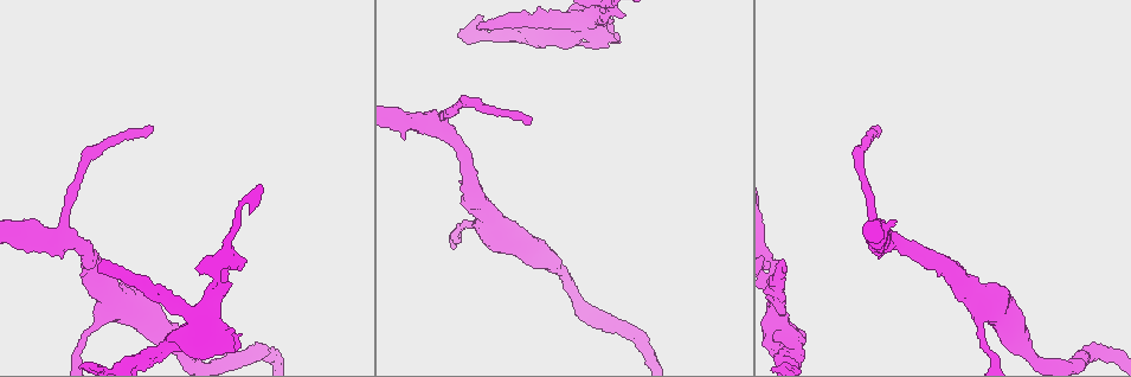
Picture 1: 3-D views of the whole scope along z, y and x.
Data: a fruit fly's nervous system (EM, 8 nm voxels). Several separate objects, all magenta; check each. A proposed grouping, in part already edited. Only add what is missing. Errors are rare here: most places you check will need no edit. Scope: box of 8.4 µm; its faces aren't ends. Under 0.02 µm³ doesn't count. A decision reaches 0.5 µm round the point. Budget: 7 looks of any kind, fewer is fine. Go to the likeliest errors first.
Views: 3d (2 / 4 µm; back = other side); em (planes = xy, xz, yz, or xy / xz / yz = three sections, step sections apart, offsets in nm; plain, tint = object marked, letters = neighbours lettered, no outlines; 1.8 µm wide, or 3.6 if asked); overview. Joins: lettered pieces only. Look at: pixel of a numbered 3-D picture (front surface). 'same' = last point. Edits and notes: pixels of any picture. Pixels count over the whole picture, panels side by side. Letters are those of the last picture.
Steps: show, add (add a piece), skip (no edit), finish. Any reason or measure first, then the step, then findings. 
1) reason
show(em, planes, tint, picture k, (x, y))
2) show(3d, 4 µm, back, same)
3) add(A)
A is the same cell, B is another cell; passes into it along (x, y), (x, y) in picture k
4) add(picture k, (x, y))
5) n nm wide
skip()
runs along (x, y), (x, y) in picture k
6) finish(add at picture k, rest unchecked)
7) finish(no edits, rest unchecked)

free end
show(em, xy, step 4, tint, picture 1, (100, 273))

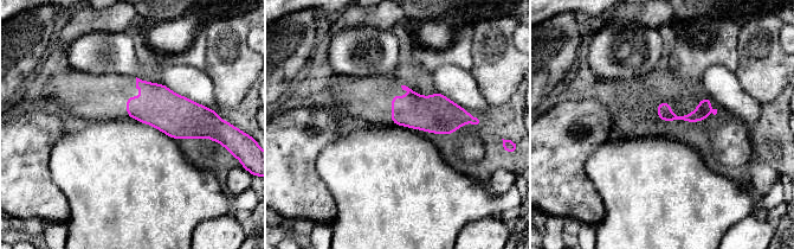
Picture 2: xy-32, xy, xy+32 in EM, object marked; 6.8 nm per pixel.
another direction
show(em, planes, letters, same)

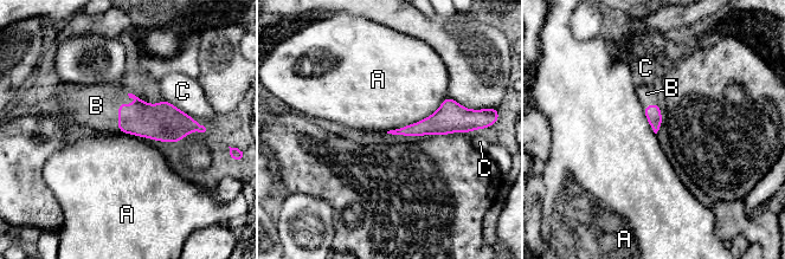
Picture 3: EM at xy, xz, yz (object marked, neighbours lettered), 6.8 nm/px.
add(B)
B is the same cell, A and C are other cells; passes into it along (143, 120), (118, 104), (96, 105) in picture 3; the neuron continues

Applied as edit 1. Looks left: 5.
show(overview)

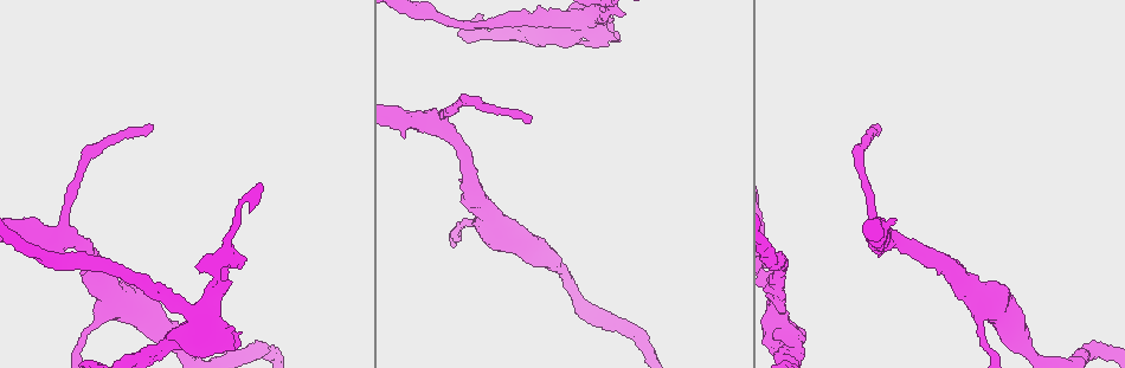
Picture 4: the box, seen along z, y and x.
branch stops here
show(em, xy, step 4, letters, picture 4, (603, 17))

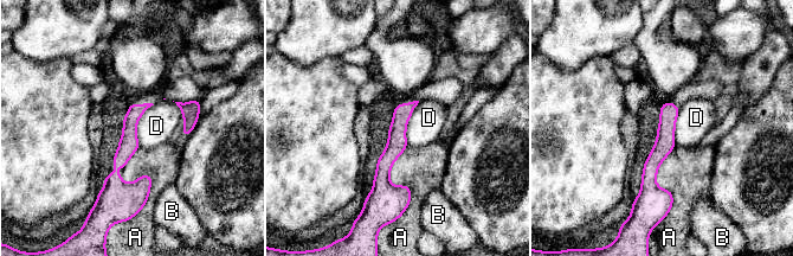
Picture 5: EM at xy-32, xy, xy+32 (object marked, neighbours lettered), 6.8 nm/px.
show(em, planes, letters, same)

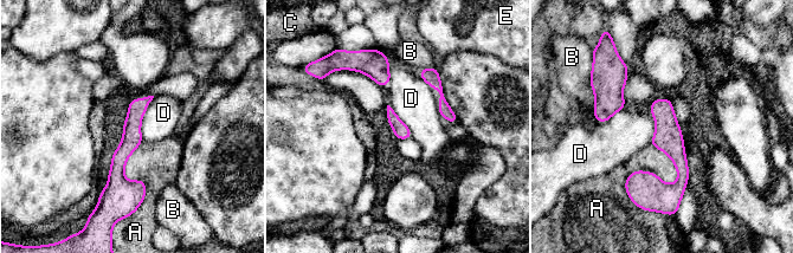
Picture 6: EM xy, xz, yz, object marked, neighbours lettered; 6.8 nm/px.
skip()
A, B, C, D and E are other cells; runs along (147, 99), (118, 160), (127, 195) in picture 6; none of them fits

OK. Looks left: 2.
sharp bend
show(em, yz, step 8, letters, picture 4, (782, 352))

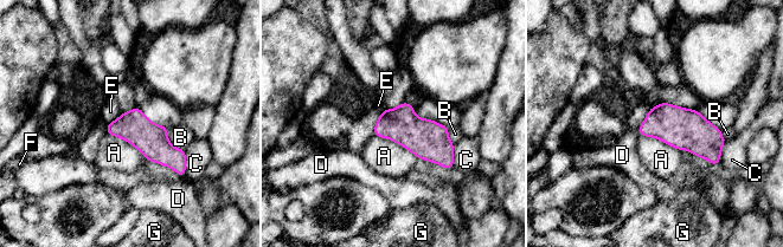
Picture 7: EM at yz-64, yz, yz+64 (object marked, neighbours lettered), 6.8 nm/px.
A touches over 340 nm
skip()
A, B, C, D, E, F and G are other cells; no lettered piece goes on from it

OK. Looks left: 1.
finish(add at picture 3, rest unchecked)

